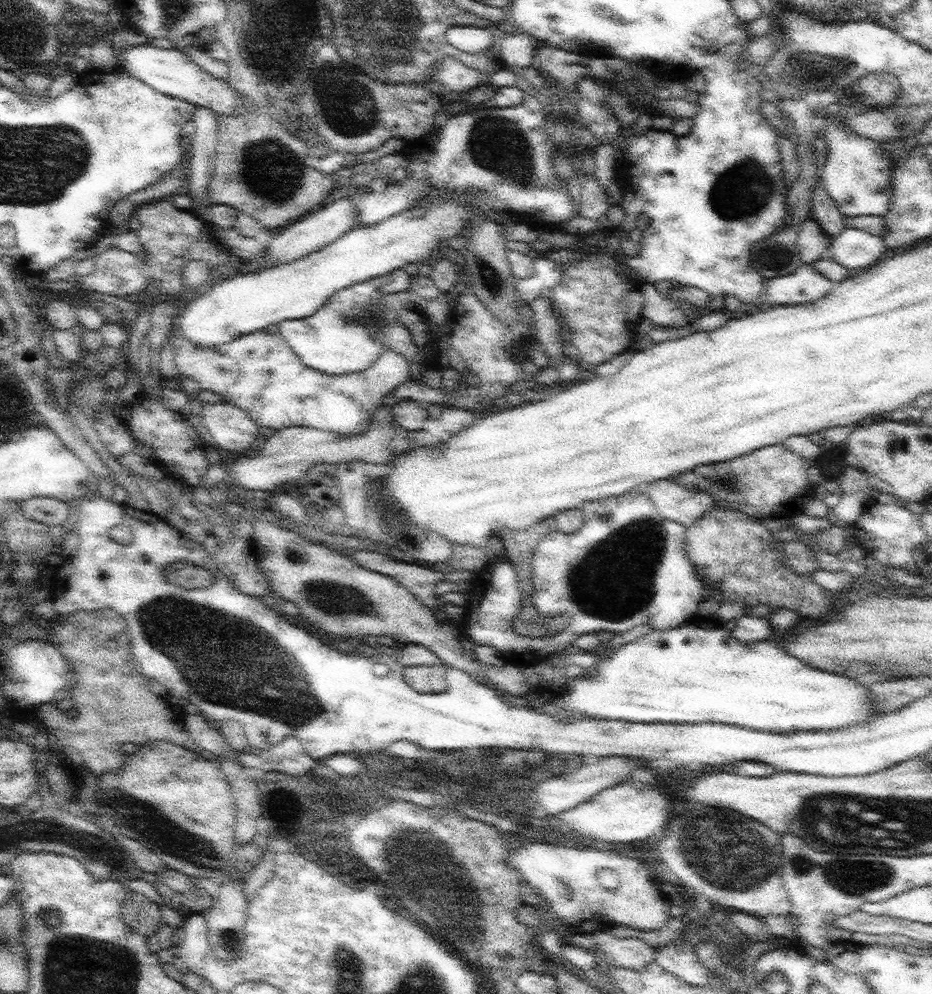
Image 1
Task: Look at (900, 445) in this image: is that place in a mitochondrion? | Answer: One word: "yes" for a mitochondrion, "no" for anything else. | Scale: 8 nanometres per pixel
no

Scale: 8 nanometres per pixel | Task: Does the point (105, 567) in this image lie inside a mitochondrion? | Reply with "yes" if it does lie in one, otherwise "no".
no

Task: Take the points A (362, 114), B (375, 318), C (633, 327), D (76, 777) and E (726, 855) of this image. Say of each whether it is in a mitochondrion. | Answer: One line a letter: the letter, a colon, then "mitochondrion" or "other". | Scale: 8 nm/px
A: mitochondrion
B: mitochondrion
C: other
D: mitochondrion
E: mitochondrion

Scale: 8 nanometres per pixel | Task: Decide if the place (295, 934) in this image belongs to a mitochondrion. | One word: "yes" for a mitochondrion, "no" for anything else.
no

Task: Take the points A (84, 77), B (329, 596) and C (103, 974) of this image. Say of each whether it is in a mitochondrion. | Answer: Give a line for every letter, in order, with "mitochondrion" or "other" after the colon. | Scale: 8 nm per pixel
A: other
B: mitochondrion
C: mitochondrion

